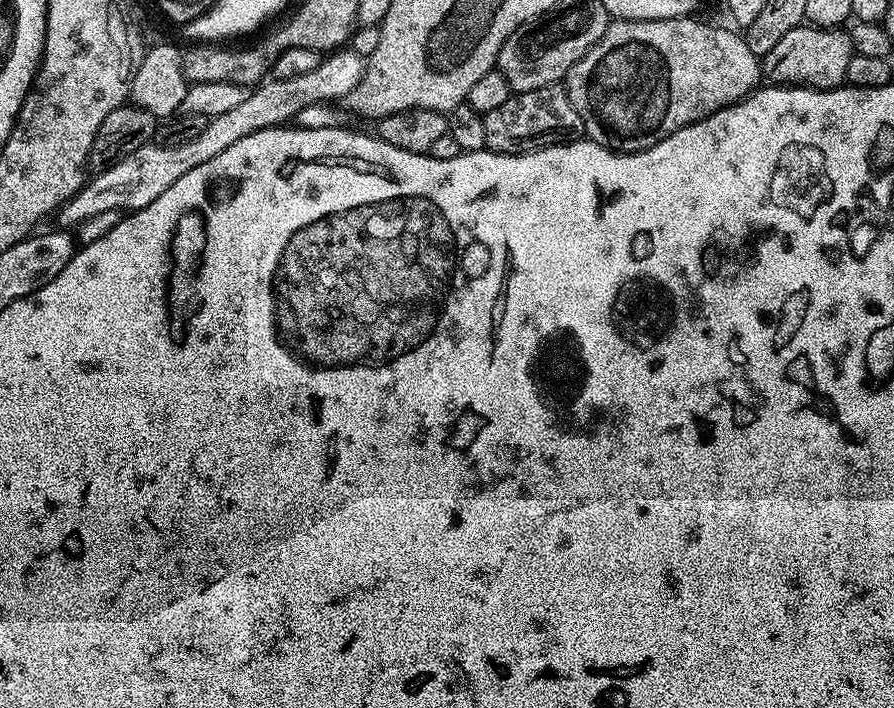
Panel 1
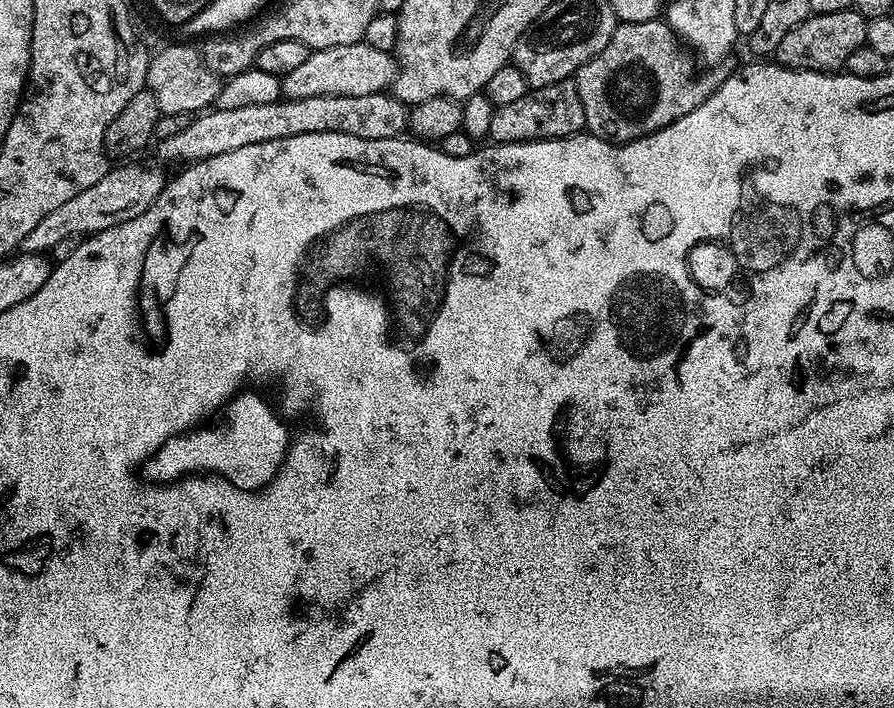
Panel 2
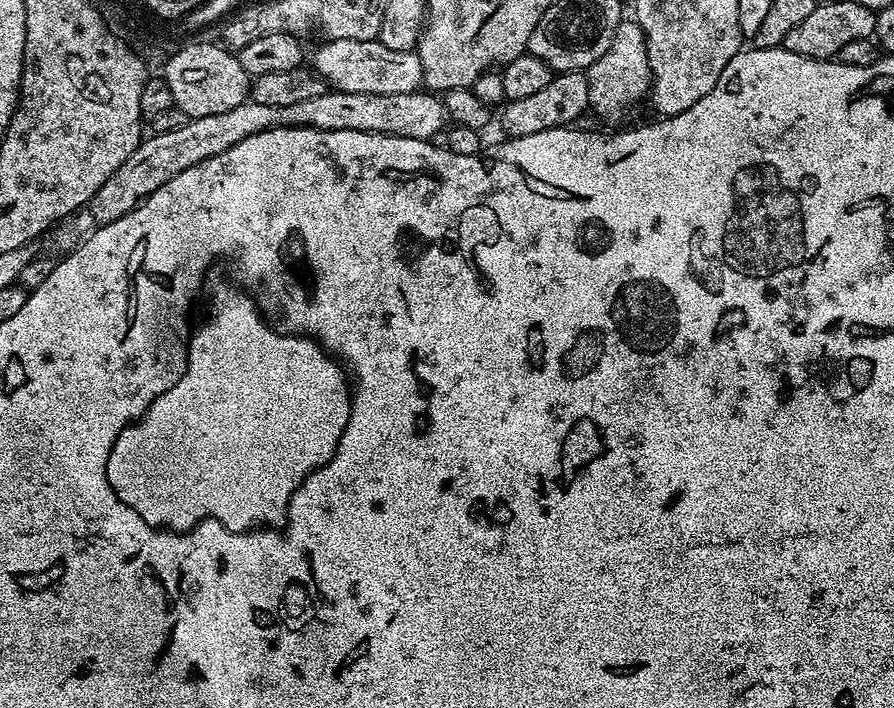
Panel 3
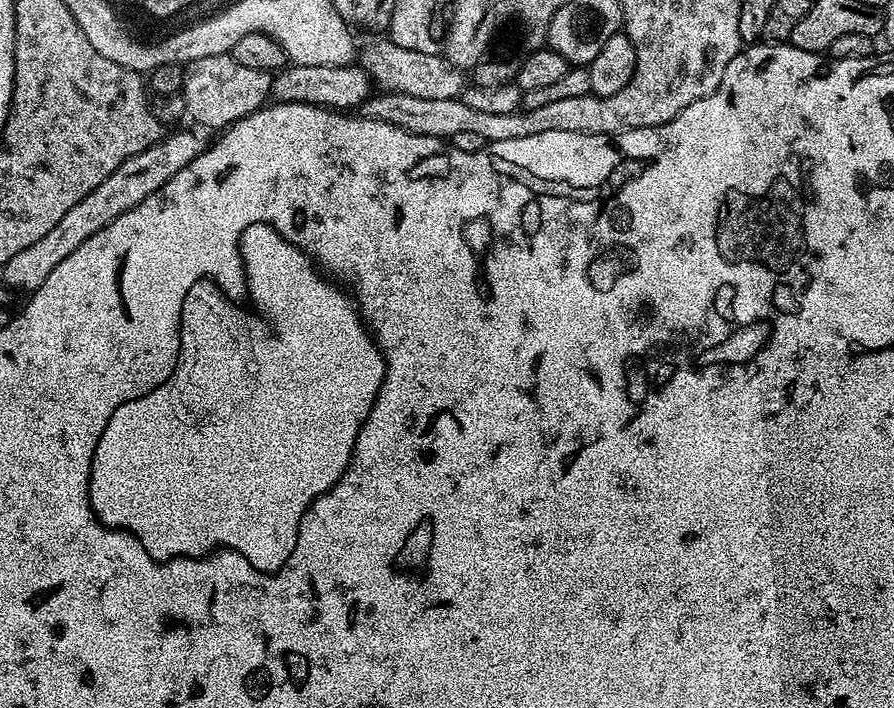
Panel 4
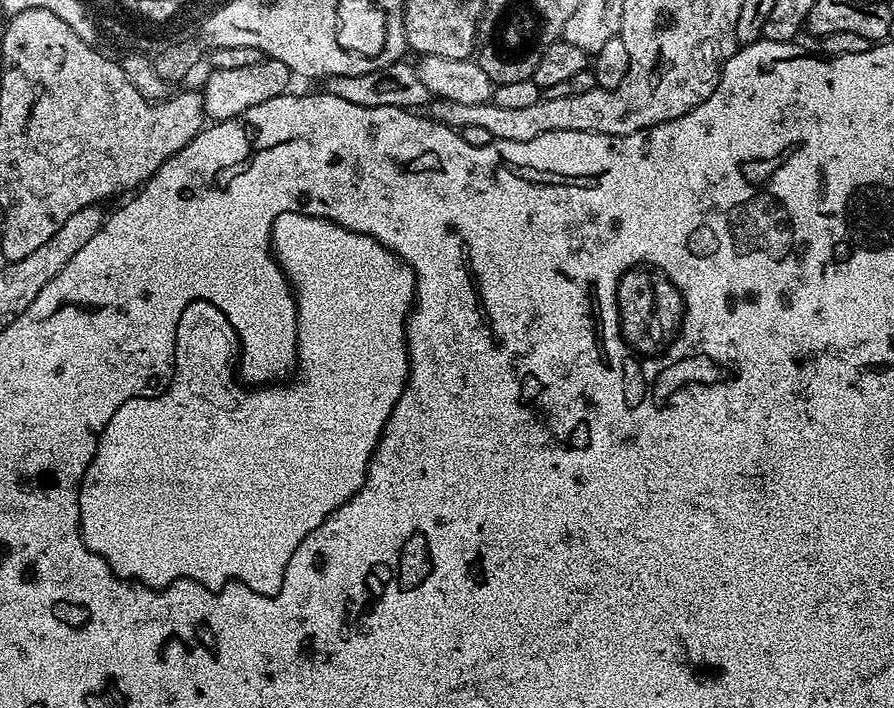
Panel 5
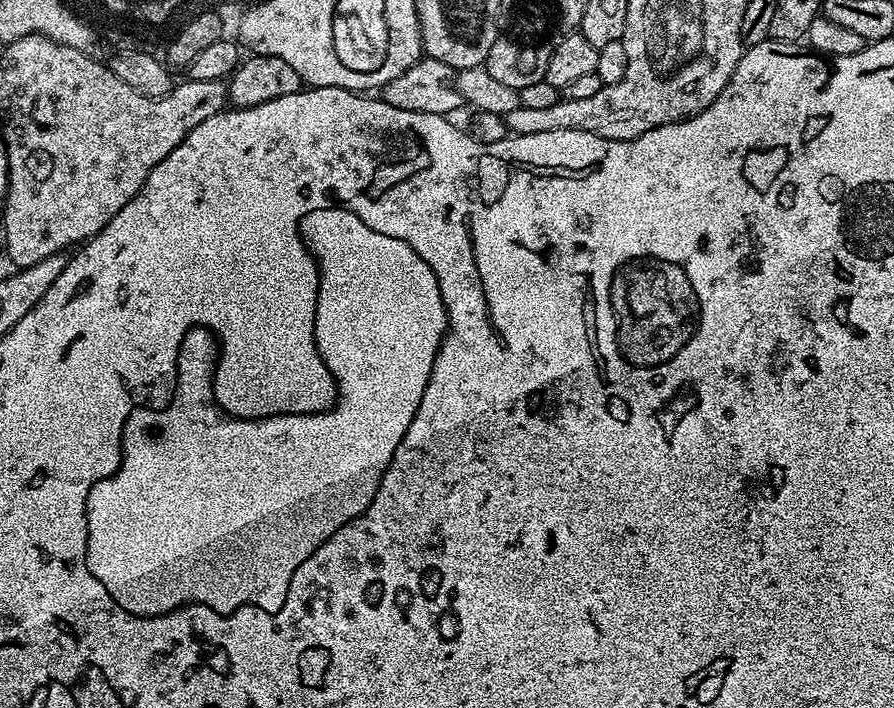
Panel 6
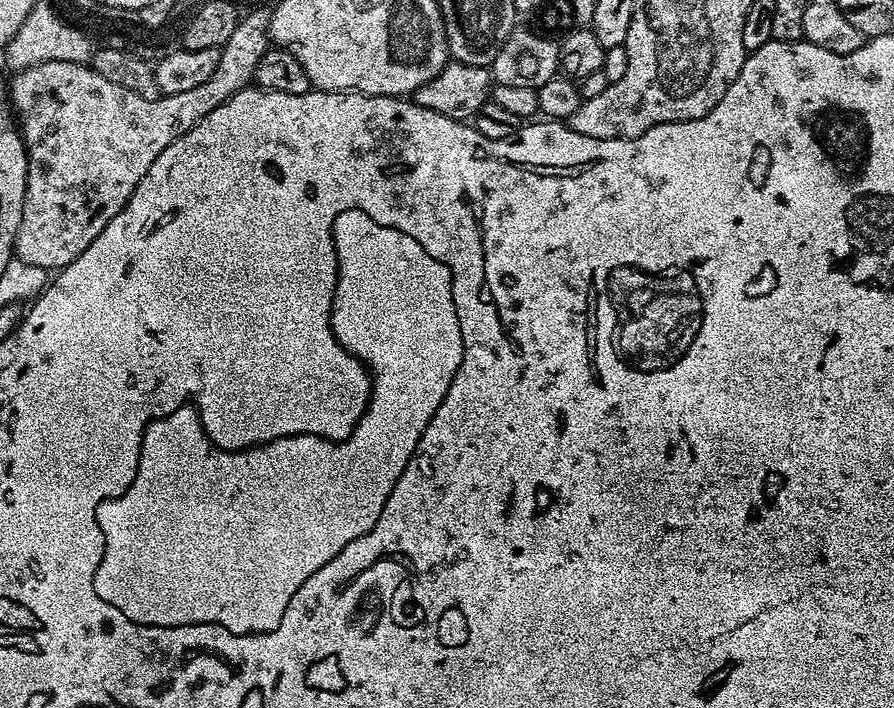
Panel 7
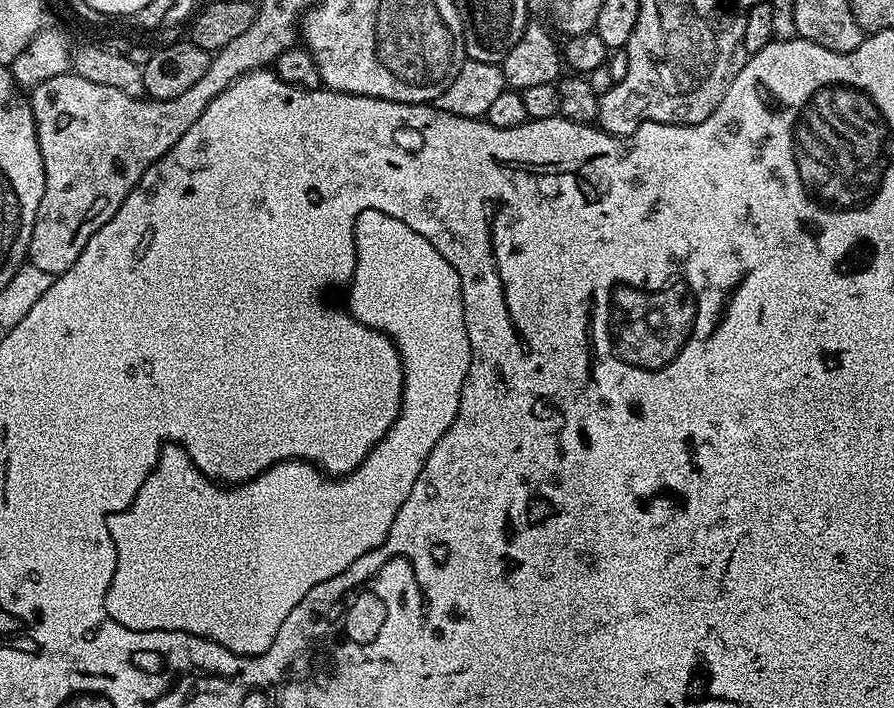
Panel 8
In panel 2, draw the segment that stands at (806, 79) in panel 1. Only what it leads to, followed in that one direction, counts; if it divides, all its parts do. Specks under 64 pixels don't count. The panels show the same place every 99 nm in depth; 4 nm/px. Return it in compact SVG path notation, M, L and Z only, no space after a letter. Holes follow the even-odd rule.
M850 7L830 14L815 13L806 17L782 42L774 53L775 59L786 68L810 70L811 72L839 72L844 67L846 58L854 54L854 50L866 45L868 17Z

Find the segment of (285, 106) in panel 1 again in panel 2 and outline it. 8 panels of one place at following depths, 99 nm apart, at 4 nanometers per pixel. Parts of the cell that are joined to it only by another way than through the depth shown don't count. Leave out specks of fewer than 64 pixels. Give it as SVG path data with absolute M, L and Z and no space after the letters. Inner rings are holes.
M366 43L330 46L309 51L306 62L282 77L282 92L287 99L301 100L315 96L374 94L393 87L398 75L398 61L392 52L374 50ZM128 164L125 168L113 167L101 180L94 182L90 190L82 190L82 194L74 194L70 202L46 214L46 218L42 218L42 222L38 222L38 226L34 226L30 234L26 234L19 251L48 254L62 238L71 236L87 238L110 226L118 226L130 218L138 218L138 214L146 211L158 198L158 194L162 194L165 183L166 176L156 168L143 168L140 164Z

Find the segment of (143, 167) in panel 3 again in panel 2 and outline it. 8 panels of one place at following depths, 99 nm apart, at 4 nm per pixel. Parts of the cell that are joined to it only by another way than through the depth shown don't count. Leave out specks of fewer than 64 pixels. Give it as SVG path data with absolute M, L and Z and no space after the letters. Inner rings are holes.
M385 90L374 94L346 94L345 96L315 96L290 100L281 98L272 104L239 107L236 110L226 110L217 107L215 110L205 110L197 115L186 130L174 134L174 138L166 138L155 145L156 156L160 160L184 160L195 162L205 160L208 156L230 154L230 150L242 150L242 146L254 146L258 142L274 142L278 138L294 138L298 134L350 134L354 138L367 140L394 140L403 137L408 132L409 105L406 105L391 91Z

